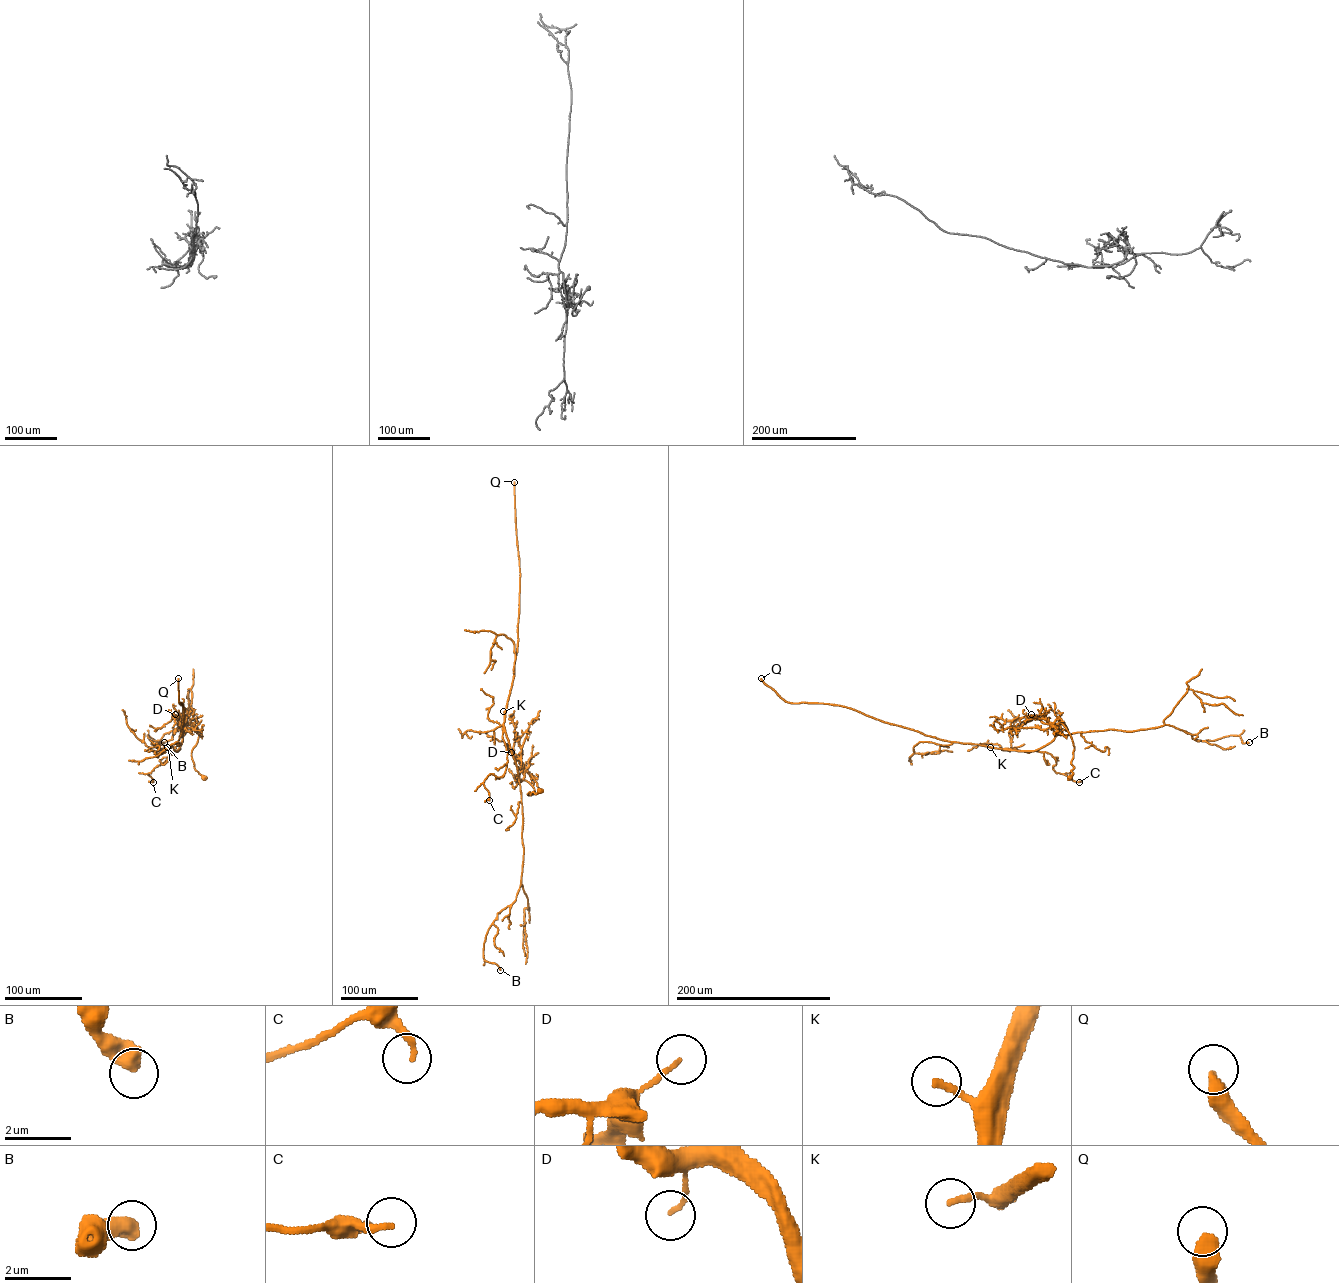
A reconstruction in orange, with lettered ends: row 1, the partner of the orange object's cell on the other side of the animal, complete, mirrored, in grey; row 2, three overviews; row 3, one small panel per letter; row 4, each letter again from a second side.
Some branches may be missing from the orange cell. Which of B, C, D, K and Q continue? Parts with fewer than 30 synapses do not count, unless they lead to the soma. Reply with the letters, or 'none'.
K, Q

